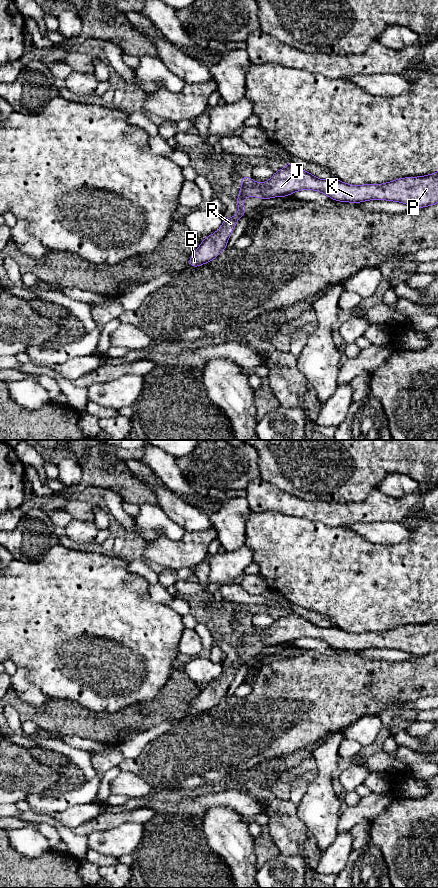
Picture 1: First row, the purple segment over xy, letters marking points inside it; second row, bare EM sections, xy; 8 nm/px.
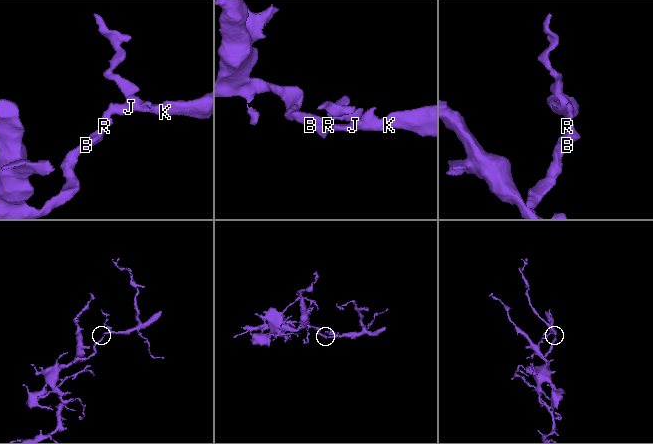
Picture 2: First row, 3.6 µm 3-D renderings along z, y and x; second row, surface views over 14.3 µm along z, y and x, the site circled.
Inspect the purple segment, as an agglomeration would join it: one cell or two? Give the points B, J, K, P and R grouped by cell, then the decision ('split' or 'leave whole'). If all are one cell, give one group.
groups B J K P R; leave whole

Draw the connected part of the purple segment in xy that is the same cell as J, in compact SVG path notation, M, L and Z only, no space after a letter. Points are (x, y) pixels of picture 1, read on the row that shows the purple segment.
M293 163L274 172L266 182L253 181L243 175L239 196L235 199L239 211L232 218L223 219L222 226L206 237L189 259L190 267L199 267L219 256L238 220L246 215L246 197L269 199L286 197L300 190L319 191L335 201L360 203L369 200L400 202L414 208L424 208L438 203L438 172L426 176L405 177L384 184L350 185L337 179L323 180L300 169Z

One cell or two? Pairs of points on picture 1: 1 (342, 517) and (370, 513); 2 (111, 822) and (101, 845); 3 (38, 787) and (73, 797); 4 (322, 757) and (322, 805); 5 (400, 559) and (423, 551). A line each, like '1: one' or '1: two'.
1: one
2: two
3: two
4: one
5: one

